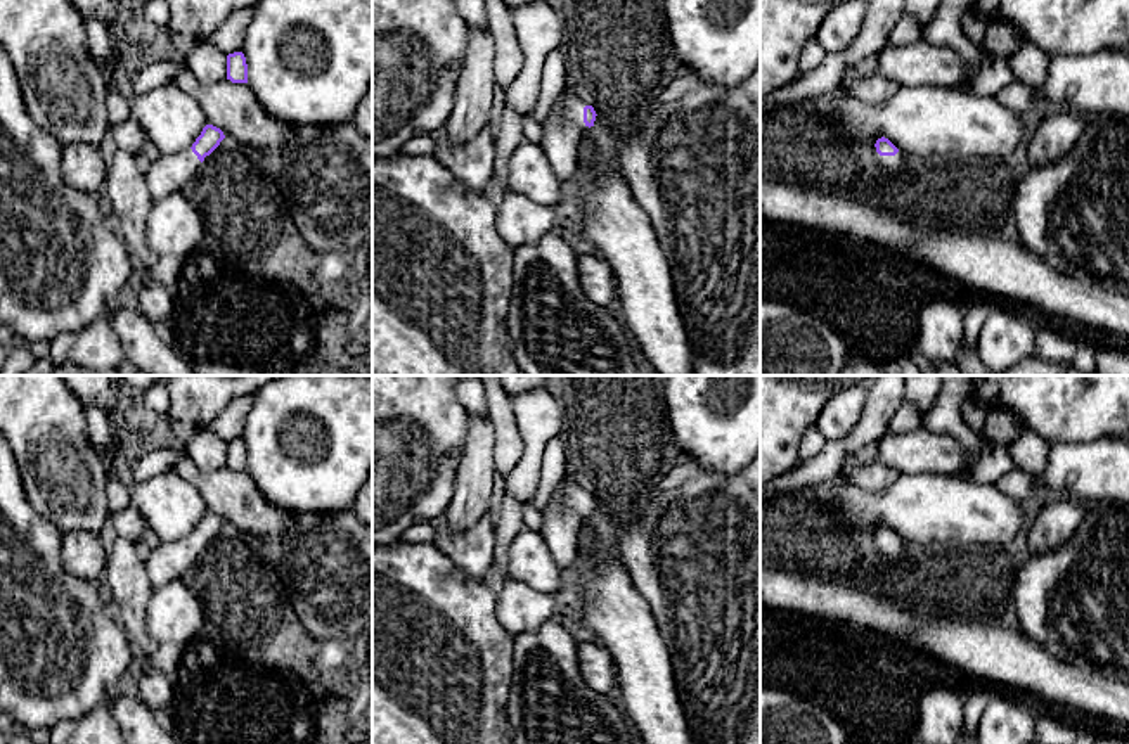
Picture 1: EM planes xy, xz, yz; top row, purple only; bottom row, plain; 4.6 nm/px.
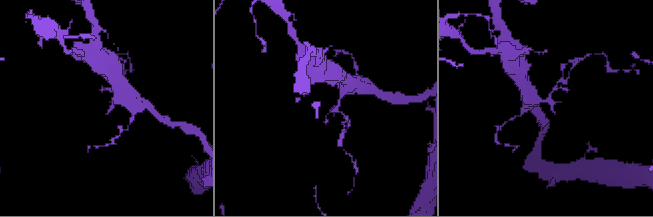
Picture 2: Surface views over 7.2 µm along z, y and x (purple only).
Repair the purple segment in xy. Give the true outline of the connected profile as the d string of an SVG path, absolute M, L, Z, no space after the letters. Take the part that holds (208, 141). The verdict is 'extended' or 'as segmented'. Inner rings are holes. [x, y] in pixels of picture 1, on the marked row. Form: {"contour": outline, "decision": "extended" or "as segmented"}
{"contour": "M206 125L196 142L177 154L161 154L145 173L147 189L154 201L161 201L173 192L185 192L194 183L201 163L225 138L223 131Z", "decision": "extended"}

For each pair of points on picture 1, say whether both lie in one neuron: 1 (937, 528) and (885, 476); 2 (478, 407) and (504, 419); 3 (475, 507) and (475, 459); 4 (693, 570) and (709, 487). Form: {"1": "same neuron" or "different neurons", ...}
{"1": "different neurons", "2": "different neurons", "3": "same neuron", "4": "same neuron"}

